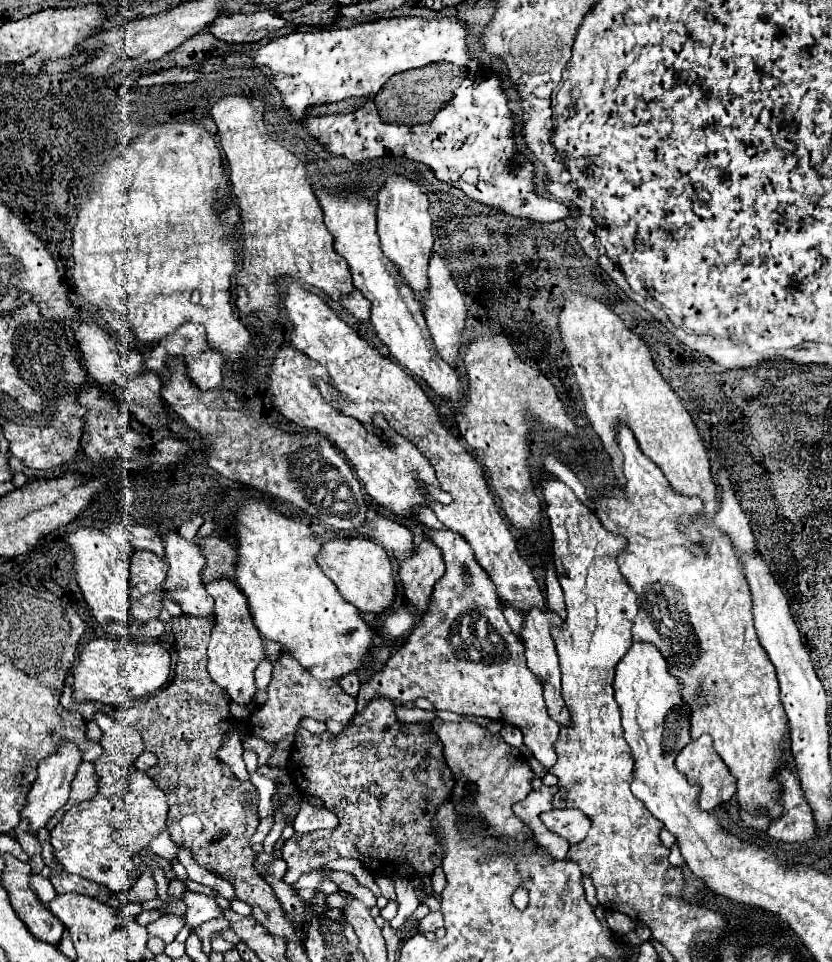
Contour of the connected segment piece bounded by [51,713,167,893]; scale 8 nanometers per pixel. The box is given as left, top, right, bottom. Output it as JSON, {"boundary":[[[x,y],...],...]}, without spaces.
{"boundary":[[[95,713],[95,723],[103,731],[103,755],[95,761],[99,793],[65,813],[51,829],[51,845],[67,873],[97,881],[113,893],[119,893],[137,883],[137,863],[133,857],[147,851],[151,841],[165,829],[167,799],[155,781],[135,767],[137,757],[143,753],[139,731],[103,713]]]}

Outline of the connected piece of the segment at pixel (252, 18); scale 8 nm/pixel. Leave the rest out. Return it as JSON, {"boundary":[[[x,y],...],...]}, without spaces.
{"boundary":[[[255,11],[255,13],[235,13],[235,15],[221,15],[213,23],[209,23],[207,31],[225,43],[255,43],[261,41],[269,31],[277,31],[285,27],[287,21],[269,11]]]}

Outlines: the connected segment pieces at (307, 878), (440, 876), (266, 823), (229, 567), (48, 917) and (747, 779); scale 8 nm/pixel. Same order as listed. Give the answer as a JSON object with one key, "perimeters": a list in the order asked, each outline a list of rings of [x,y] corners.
{"perimeters":[[[[307,873],[307,875],[301,875],[293,885],[295,885],[295,891],[299,891],[299,889],[305,889],[305,887],[311,887],[311,889],[315,889],[319,883],[323,881],[323,877],[321,875],[317,875],[317,873]]],[[[441,866],[437,867],[431,876],[433,890],[436,894],[441,894],[446,885],[445,873]]],[[[271,817],[261,819],[261,823],[259,823],[259,827],[257,827],[257,833],[253,835],[251,843],[263,843],[263,839],[265,839],[265,835],[271,831],[271,827],[273,827],[273,819],[271,819]]],[[[207,537],[203,541],[199,541],[199,547],[203,551],[203,555],[207,557],[207,567],[203,571],[203,581],[211,583],[215,579],[233,579],[233,567],[237,565],[237,549],[231,547],[231,543],[227,543],[225,539],[217,539],[217,537]]],[[[5,853],[5,871],[1,883],[9,893],[9,901],[17,913],[17,917],[25,923],[31,935],[39,941],[59,945],[61,935],[65,931],[63,923],[39,901],[39,897],[29,887],[31,867],[29,863],[21,863],[13,855]]],[[[623,425],[619,427],[619,447],[625,455],[625,489],[607,489],[603,495],[595,495],[589,491],[597,507],[597,517],[601,525],[605,525],[611,533],[623,535],[627,539],[627,547],[617,555],[619,569],[623,577],[629,581],[633,591],[639,595],[639,613],[631,629],[633,641],[647,641],[653,643],[665,661],[669,663],[669,673],[679,679],[681,699],[691,709],[691,737],[699,739],[701,735],[709,733],[715,741],[715,749],[729,767],[731,775],[737,779],[737,801],[739,807],[747,813],[767,813],[769,819],[779,819],[783,813],[781,803],[781,783],[777,781],[779,769],[783,769],[789,761],[789,719],[785,715],[785,707],[779,699],[779,683],[773,669],[769,655],[761,647],[757,639],[757,631],[753,627],[753,613],[751,613],[751,593],[747,579],[743,575],[743,567],[739,565],[739,557],[733,551],[733,545],[725,535],[717,531],[711,523],[703,535],[705,545],[695,547],[685,533],[677,527],[691,523],[691,519],[701,515],[703,503],[699,497],[685,497],[675,493],[665,475],[655,467],[651,459],[647,459],[633,433]]]]}

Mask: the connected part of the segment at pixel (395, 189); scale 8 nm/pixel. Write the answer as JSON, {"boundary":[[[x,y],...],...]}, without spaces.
{"boundary":[[[391,177],[379,191],[379,205],[377,205],[377,235],[381,239],[383,253],[397,265],[403,283],[411,289],[417,301],[425,301],[429,279],[427,267],[429,257],[433,255],[435,239],[433,239],[433,217],[429,211],[429,199],[423,191],[419,191],[417,183],[405,177]]]}

